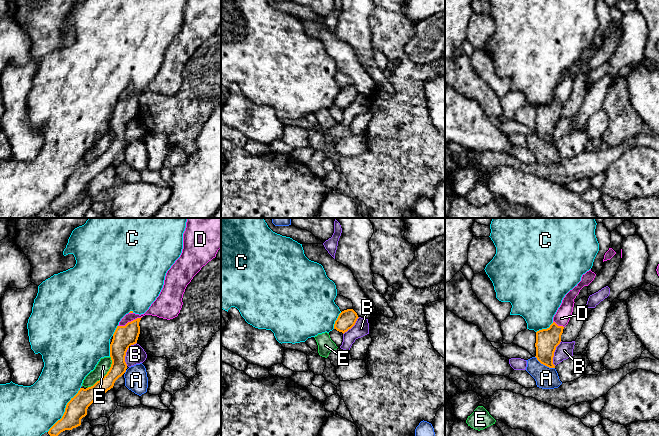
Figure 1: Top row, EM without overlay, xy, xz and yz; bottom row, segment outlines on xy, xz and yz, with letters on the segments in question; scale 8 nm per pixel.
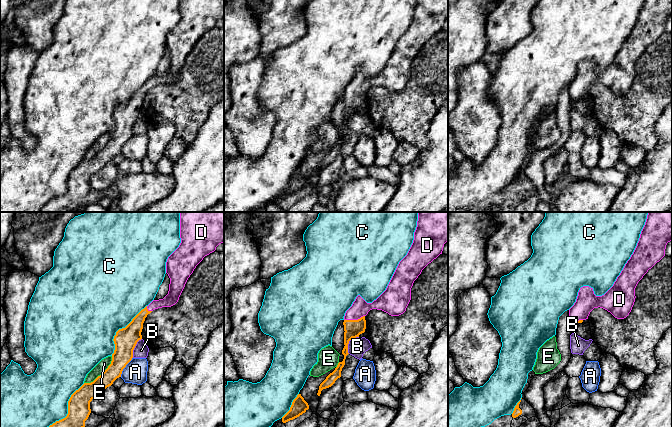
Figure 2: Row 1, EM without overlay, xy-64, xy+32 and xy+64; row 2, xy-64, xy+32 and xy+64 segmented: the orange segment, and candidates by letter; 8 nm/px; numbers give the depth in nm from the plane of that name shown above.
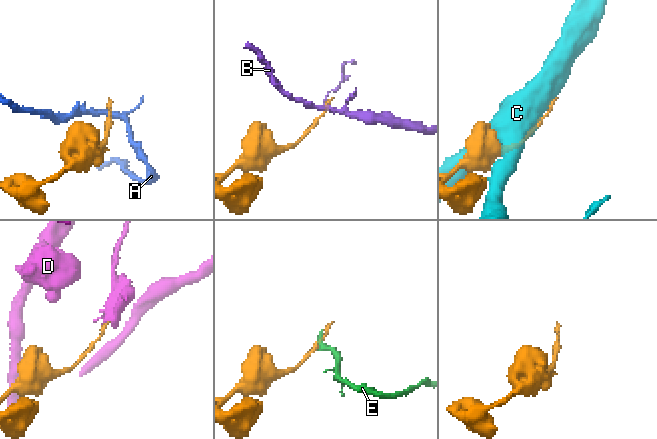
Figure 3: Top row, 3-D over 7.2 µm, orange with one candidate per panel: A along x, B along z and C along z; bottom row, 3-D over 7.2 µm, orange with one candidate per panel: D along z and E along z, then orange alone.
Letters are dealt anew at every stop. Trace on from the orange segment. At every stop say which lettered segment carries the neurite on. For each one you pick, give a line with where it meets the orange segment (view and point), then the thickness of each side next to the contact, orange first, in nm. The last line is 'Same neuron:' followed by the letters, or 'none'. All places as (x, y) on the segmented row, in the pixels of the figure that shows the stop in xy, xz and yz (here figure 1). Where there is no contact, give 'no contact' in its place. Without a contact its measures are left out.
D: meets orange in xy at (129, 322); 180 nm thick on the orange side, 110 nm on the other
Same neuron: D

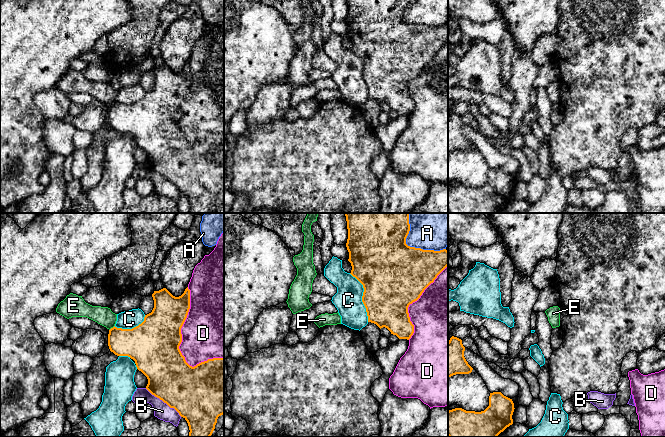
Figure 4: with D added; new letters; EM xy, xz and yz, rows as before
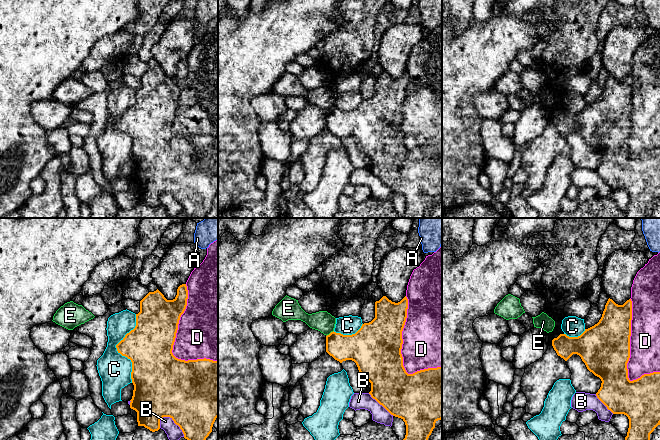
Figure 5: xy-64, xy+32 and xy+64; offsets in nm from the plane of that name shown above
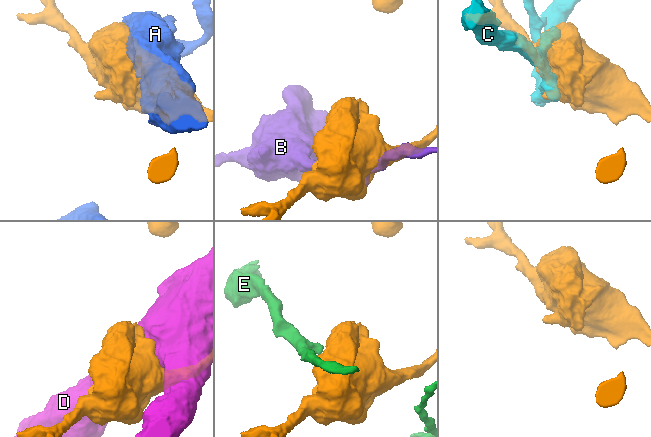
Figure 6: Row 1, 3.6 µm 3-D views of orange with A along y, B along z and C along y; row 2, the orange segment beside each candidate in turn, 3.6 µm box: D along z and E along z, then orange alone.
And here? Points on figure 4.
Same neuron: none

